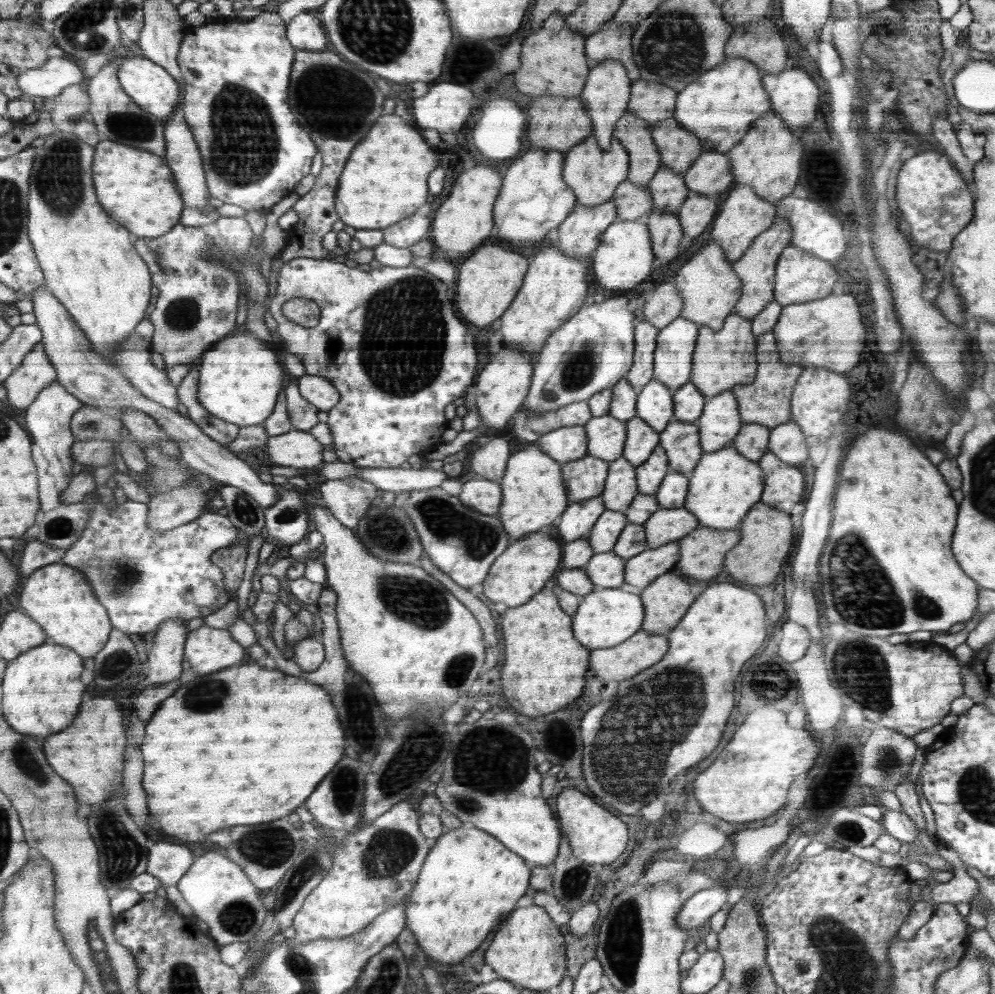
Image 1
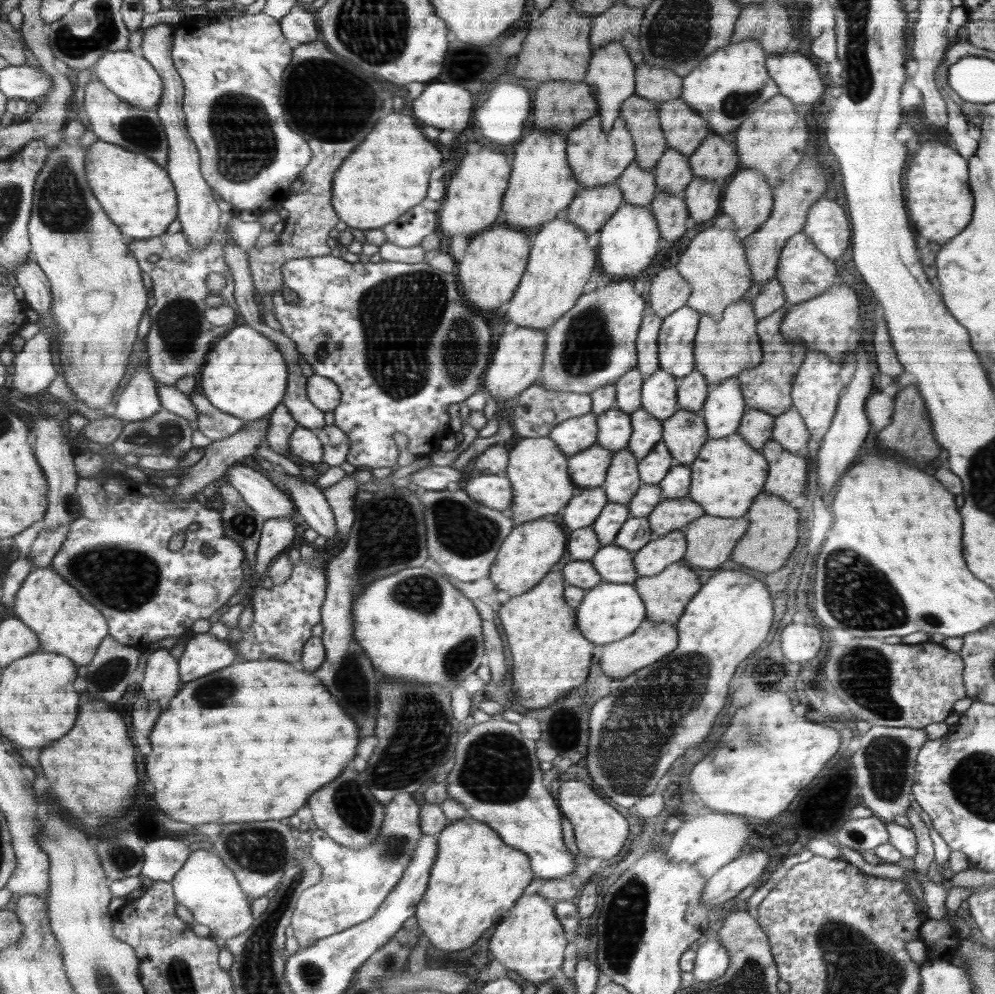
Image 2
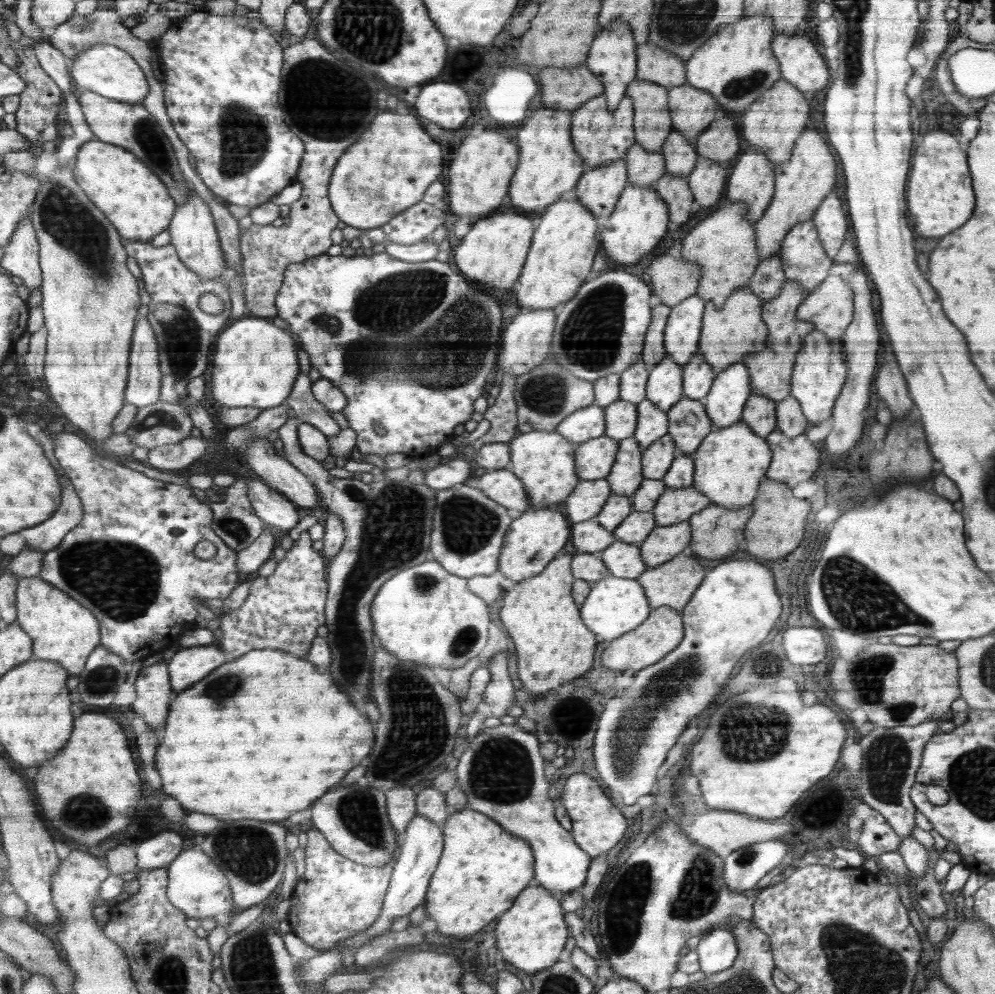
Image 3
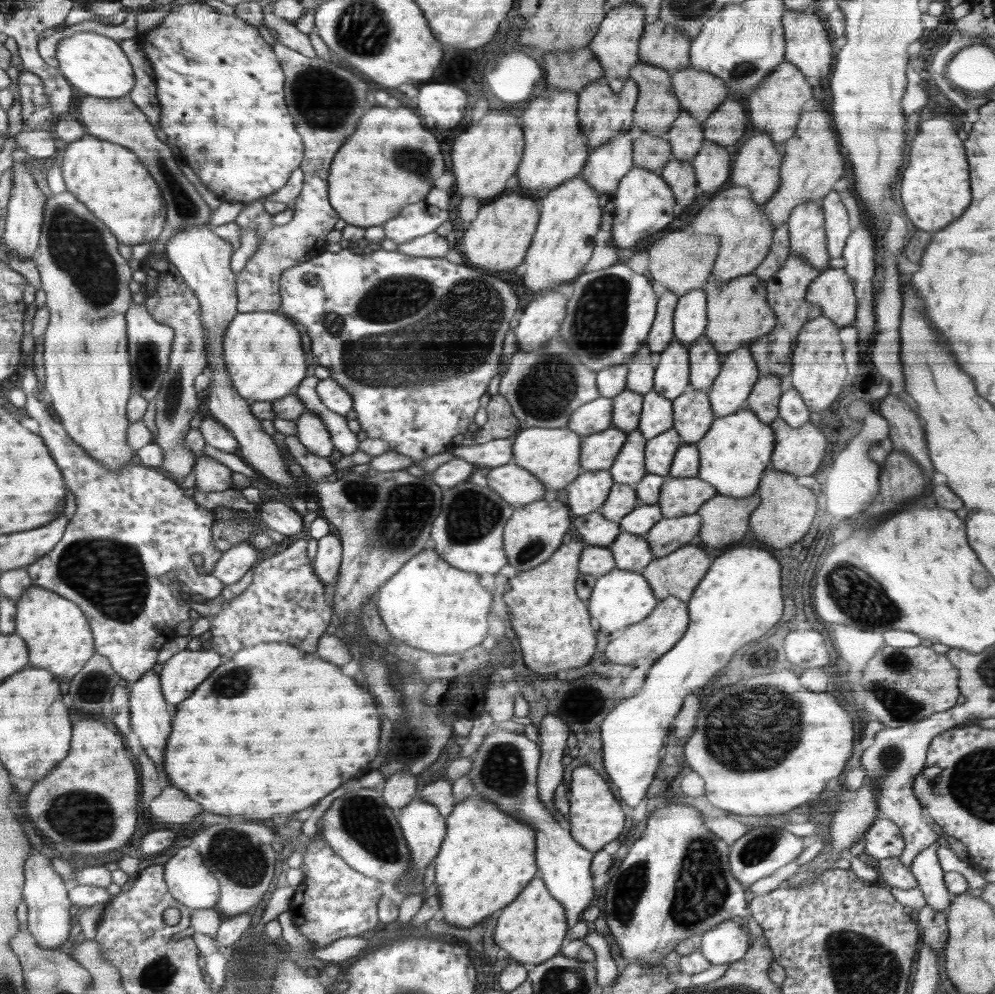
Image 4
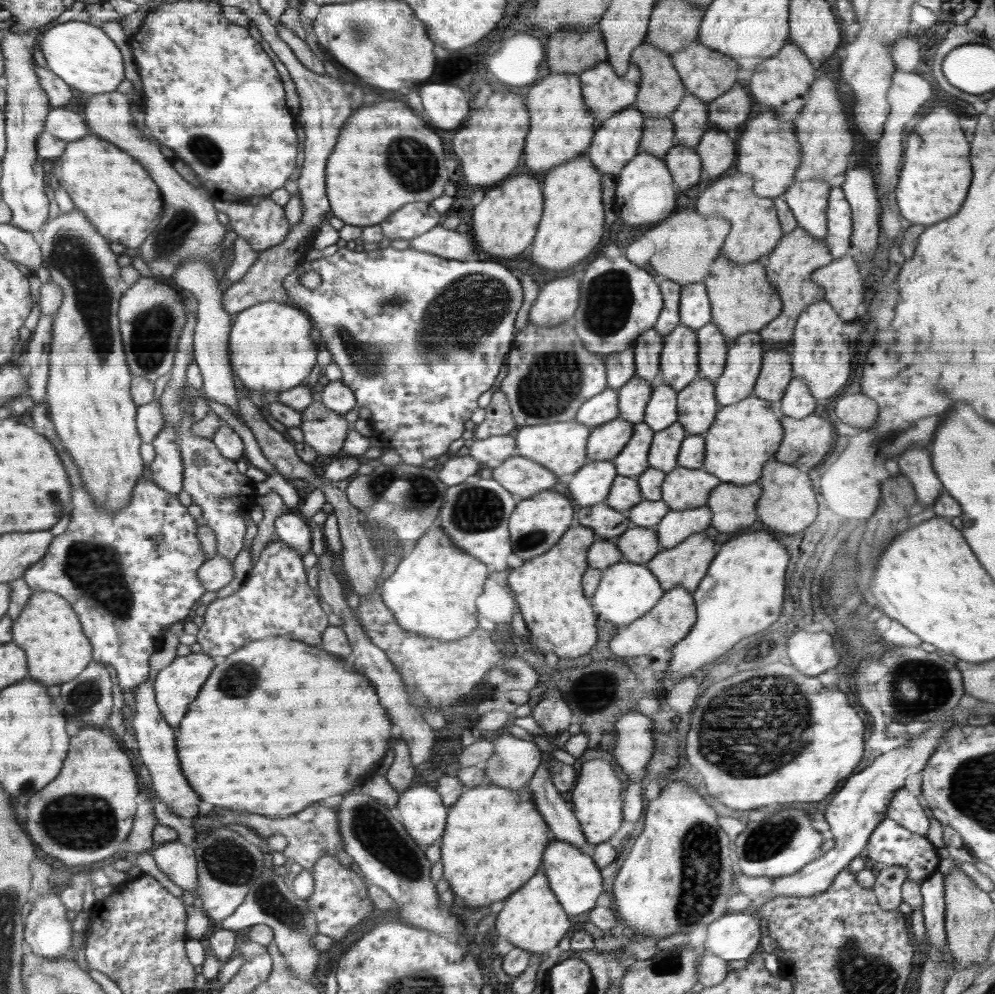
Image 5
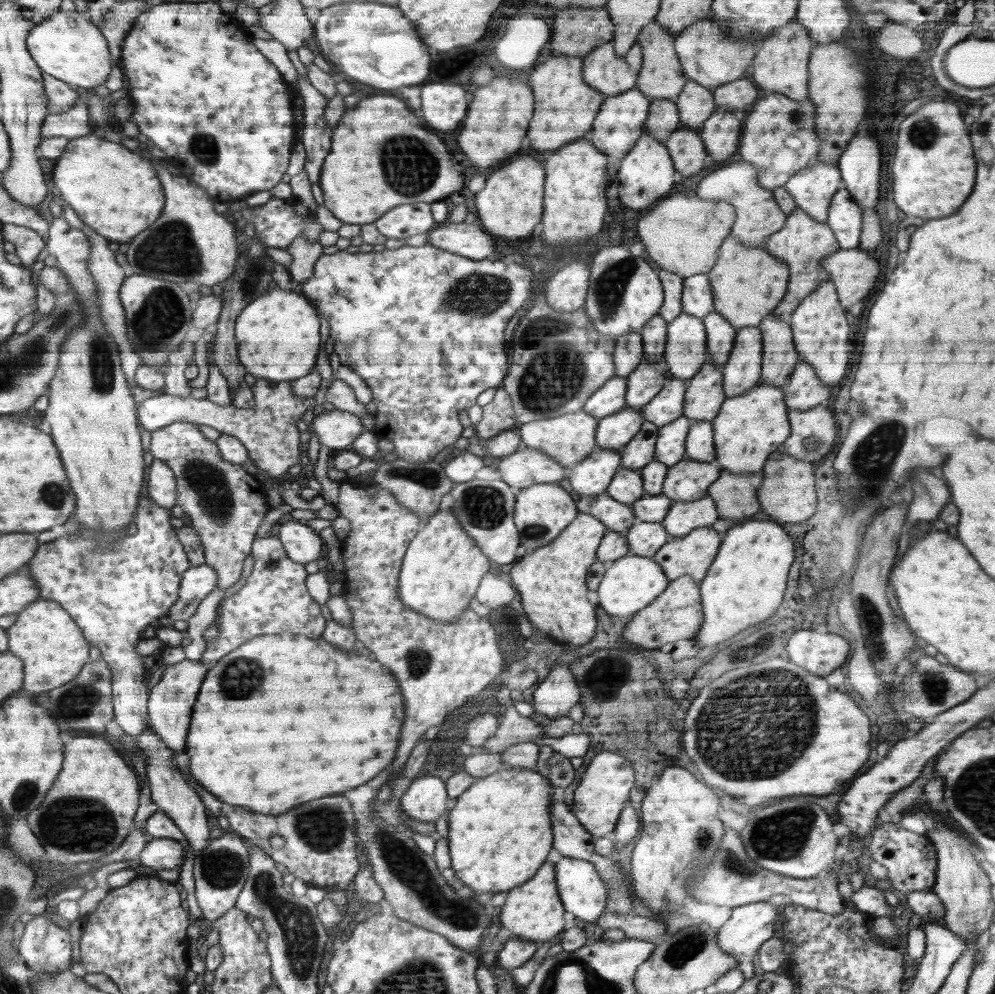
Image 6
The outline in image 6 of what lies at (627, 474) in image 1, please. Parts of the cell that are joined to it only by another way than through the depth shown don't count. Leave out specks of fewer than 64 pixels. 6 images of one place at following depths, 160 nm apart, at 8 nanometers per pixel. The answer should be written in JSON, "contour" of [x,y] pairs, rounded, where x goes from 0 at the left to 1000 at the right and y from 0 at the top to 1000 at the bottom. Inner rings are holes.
{"contour":[[[648,425],[644,434],[624,457],[624,470],[642,474],[646,469],[655,466],[660,457],[660,442],[663,431],[655,425]]]}

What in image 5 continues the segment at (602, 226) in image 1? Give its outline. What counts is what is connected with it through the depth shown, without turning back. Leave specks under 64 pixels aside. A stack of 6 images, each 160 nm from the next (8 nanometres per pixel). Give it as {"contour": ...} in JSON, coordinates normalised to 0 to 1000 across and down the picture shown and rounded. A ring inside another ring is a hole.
{"contour":[[[639,104],[632,109],[620,113],[612,121],[603,122],[600,134],[597,135],[596,145],[592,149],[592,158],[596,166],[605,172],[605,175],[616,175],[618,179],[624,171],[632,165],[643,152],[644,139],[647,137],[648,116],[639,108]]]}

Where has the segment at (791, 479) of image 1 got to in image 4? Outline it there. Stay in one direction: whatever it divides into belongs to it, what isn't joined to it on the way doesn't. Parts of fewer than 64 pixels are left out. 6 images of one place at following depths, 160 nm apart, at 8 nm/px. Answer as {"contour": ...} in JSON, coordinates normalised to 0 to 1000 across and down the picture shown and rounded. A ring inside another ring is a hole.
{"contour":[[[782,421],[773,429],[778,432],[780,440],[774,470],[793,475],[796,479],[819,478],[829,459],[828,437],[818,431],[816,425],[798,432]]]}

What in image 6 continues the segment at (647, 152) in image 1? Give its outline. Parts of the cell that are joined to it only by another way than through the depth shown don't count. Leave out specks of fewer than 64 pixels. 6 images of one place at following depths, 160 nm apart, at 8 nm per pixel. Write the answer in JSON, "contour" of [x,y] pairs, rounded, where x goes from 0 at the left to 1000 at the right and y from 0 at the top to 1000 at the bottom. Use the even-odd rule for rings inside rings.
{"contour":[[[660,21],[654,22],[644,30],[640,38],[640,44],[647,51],[647,64],[645,64],[643,76],[640,78],[640,88],[645,96],[649,96],[654,103],[661,99],[670,99],[675,103],[680,103],[681,98],[688,90],[691,79],[685,72],[683,61],[678,51],[678,37],[668,26]]]}

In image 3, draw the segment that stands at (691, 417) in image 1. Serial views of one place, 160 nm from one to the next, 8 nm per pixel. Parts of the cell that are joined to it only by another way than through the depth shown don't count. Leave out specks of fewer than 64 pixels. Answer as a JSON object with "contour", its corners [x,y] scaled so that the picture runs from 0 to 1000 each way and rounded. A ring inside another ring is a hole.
{"contour":[[[701,353],[687,368],[687,398],[695,402],[706,402],[715,391],[721,374]]]}

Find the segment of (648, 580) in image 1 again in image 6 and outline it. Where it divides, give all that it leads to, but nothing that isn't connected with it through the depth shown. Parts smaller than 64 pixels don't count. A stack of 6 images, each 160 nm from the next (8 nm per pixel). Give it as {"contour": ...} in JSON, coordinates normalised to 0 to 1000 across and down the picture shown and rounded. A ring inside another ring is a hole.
{"contour":[[[710,499],[695,505],[677,505],[672,517],[663,526],[675,542],[689,539],[706,529],[715,530],[722,522],[720,506]]]}

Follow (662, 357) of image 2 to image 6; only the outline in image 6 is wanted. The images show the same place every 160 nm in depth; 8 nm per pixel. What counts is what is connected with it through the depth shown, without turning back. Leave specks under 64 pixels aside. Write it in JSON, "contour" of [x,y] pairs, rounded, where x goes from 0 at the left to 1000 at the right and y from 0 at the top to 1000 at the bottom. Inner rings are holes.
{"contour":[[[711,276],[688,280],[687,310],[685,314],[708,320],[717,312],[717,294]]]}

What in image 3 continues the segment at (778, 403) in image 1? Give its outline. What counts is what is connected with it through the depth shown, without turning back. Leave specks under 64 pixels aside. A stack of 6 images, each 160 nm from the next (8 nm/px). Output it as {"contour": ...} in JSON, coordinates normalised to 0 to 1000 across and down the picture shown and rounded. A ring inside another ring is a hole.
{"contour":[[[790,282],[784,296],[768,304],[766,308],[766,322],[772,330],[772,340],[768,352],[751,356],[747,360],[748,368],[754,375],[755,396],[769,398],[780,405],[788,402],[795,391],[795,376],[799,367],[801,354],[806,350],[807,343],[819,330],[815,324],[808,324],[800,320],[800,313],[806,303],[812,298],[811,292],[799,284]]]}

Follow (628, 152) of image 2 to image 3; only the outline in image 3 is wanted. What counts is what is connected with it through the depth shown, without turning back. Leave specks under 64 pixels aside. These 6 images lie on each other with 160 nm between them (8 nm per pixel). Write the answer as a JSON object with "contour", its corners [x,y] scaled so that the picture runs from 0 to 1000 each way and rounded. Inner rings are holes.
{"contour":[[[607,95],[598,97],[596,101],[580,108],[577,118],[577,145],[581,147],[581,155],[590,169],[611,167],[614,163],[624,161],[639,144],[639,132],[636,130],[636,100],[628,97],[619,112],[611,111],[611,100]]]}

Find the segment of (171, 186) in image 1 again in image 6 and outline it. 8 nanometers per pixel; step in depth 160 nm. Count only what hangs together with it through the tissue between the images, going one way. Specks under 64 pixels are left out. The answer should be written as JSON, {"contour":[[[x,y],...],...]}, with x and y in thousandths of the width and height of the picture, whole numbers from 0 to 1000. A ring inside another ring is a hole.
{"contour":[[[94,135],[69,140],[70,145],[66,146],[65,152],[57,159],[53,182],[61,193],[62,202],[66,202],[75,211],[86,227],[90,227],[110,243],[130,244],[135,237],[157,223],[165,207],[165,193],[161,181],[157,179],[153,163],[111,141],[115,139],[104,140]]]}

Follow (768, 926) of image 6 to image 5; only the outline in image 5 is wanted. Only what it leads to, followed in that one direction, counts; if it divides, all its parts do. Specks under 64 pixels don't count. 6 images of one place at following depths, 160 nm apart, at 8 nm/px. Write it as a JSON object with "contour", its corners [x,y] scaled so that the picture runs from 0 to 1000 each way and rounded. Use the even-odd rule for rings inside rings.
{"contour":[[[750,918],[729,920],[716,928],[708,950],[710,959],[730,967],[753,965],[766,948],[764,926]]]}

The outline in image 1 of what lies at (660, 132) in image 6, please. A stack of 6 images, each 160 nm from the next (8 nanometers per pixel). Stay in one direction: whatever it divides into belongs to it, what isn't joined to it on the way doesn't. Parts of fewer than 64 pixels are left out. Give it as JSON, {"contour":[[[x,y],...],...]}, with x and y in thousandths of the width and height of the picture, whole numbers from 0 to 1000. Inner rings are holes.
{"contour":[[[631,180],[621,186],[619,197],[615,200],[619,204],[622,221],[639,221],[656,209],[652,190],[649,187],[639,187]]]}

